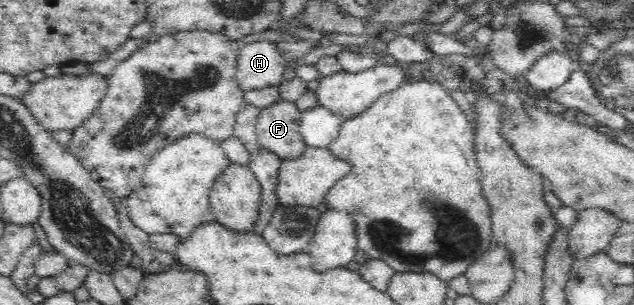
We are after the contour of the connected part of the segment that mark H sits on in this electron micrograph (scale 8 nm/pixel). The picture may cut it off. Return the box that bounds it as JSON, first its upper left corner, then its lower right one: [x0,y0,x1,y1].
[236,41,291,92]

